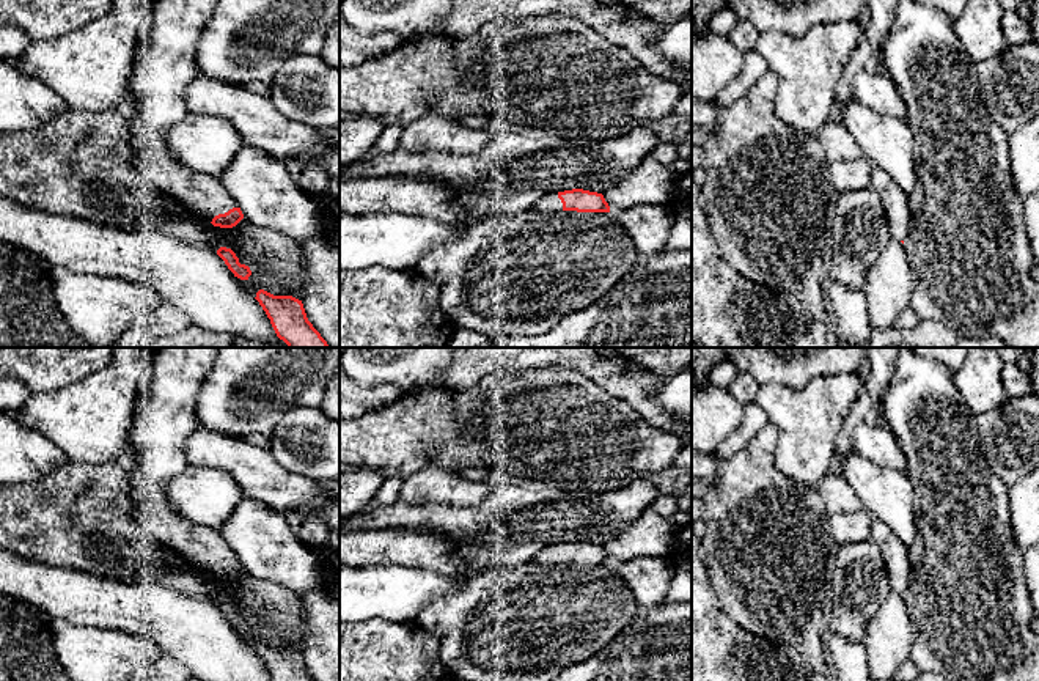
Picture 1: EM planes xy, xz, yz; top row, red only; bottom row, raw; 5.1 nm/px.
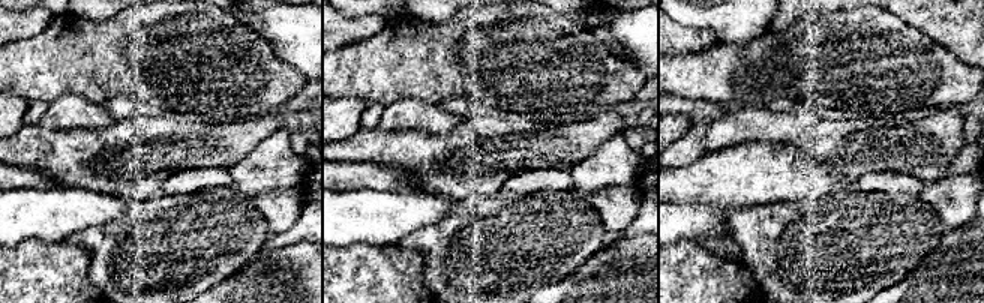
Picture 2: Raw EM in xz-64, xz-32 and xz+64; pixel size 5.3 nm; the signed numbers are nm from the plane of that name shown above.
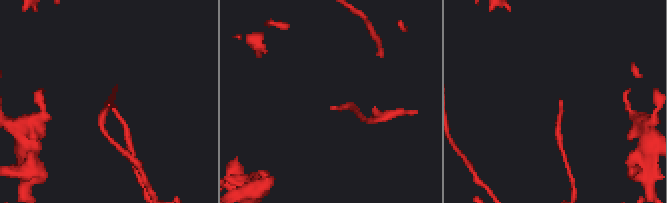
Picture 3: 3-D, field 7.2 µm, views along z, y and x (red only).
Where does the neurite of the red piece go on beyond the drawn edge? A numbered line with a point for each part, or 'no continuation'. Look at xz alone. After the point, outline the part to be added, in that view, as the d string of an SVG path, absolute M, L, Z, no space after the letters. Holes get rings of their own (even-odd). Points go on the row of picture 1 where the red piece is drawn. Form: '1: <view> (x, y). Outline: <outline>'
1: xz (550, 203). Outline: M550 192L536 201L533 209L541 211L541 212L555 214L555 212L563 211L563 203L558 198L558 192Z

